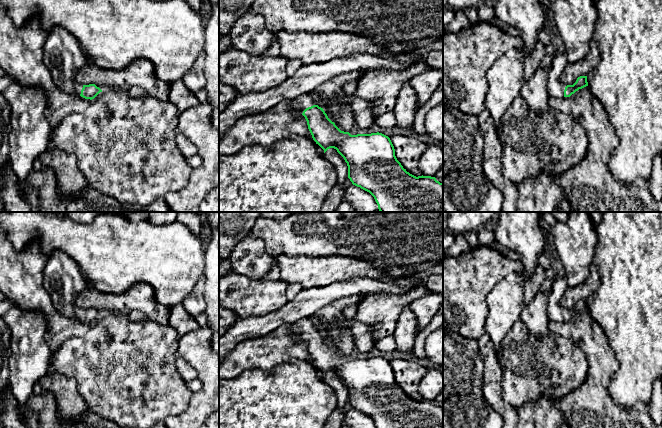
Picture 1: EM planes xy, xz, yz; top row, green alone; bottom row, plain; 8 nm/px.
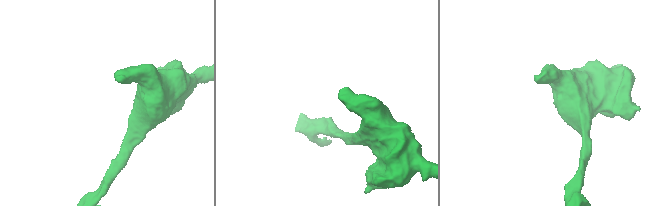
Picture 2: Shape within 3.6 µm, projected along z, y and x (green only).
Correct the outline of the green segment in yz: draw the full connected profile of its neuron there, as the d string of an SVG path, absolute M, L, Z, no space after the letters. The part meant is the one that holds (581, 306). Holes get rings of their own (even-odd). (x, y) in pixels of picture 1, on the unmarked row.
M566 274L560 277L555 277L551 291L548 294L547 312L550 321L570 321L579 313L588 310L587 300L578 301L573 309L566 310L560 305L560 300L568 288Z

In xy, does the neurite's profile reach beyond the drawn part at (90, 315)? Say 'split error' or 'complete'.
split error

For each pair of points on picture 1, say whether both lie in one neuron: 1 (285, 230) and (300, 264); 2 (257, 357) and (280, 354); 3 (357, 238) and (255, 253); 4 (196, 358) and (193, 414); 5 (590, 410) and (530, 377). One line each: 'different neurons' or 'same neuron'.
1: different neurons
2: same neuron
3: different neurons
4: same neuron
5: different neurons

